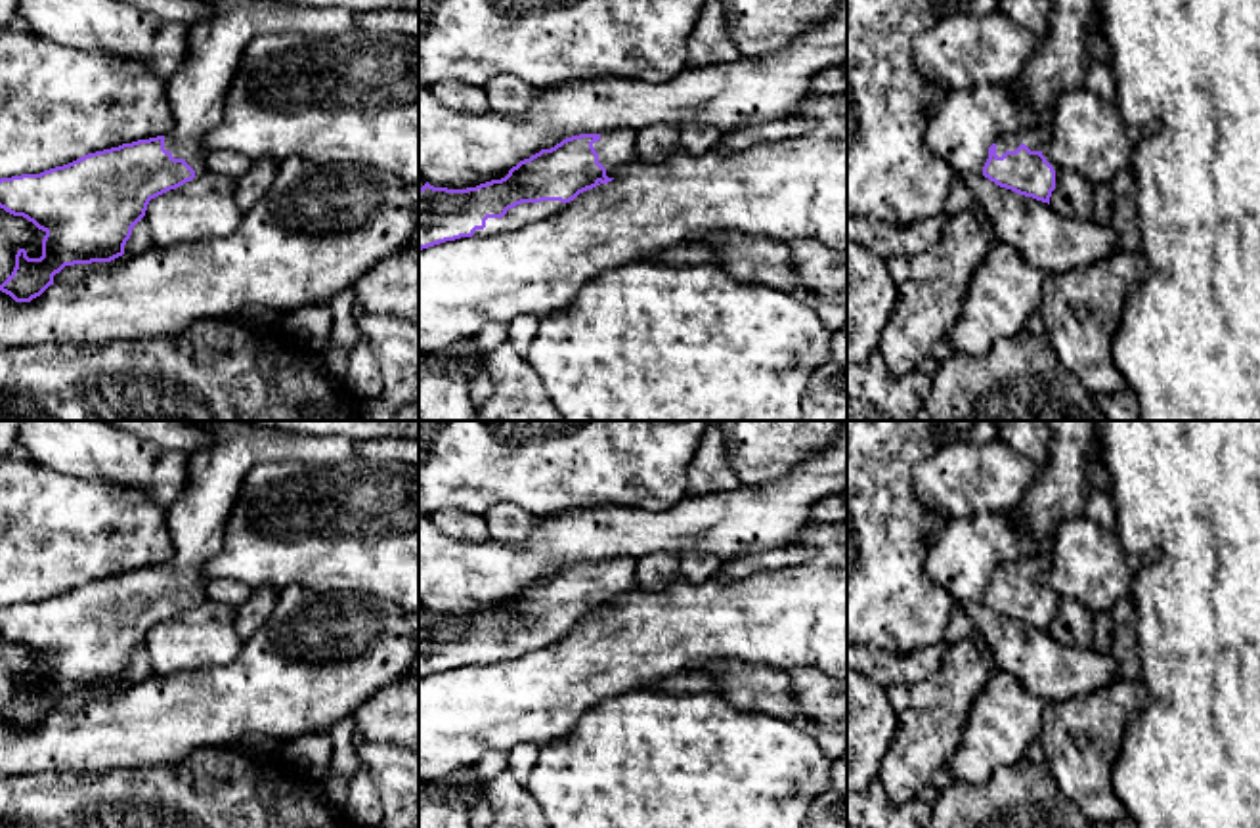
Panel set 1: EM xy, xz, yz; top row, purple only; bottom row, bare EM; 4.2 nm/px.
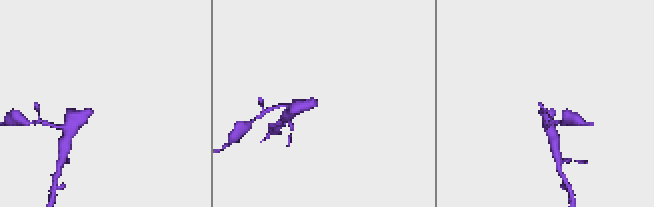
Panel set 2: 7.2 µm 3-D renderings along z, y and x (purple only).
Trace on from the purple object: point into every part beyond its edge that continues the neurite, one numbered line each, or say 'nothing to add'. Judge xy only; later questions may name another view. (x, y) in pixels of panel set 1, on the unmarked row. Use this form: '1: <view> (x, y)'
1: xy (197, 519)

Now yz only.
1: yz (1035, 566)

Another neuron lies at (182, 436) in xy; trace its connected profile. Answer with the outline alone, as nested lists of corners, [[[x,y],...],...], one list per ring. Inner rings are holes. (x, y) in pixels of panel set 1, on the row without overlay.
[[[111,421],[115,426],[138,434],[164,449],[180,451],[191,457],[195,451],[206,449],[214,444],[210,428],[205,421],[195,425],[187,421]]]

